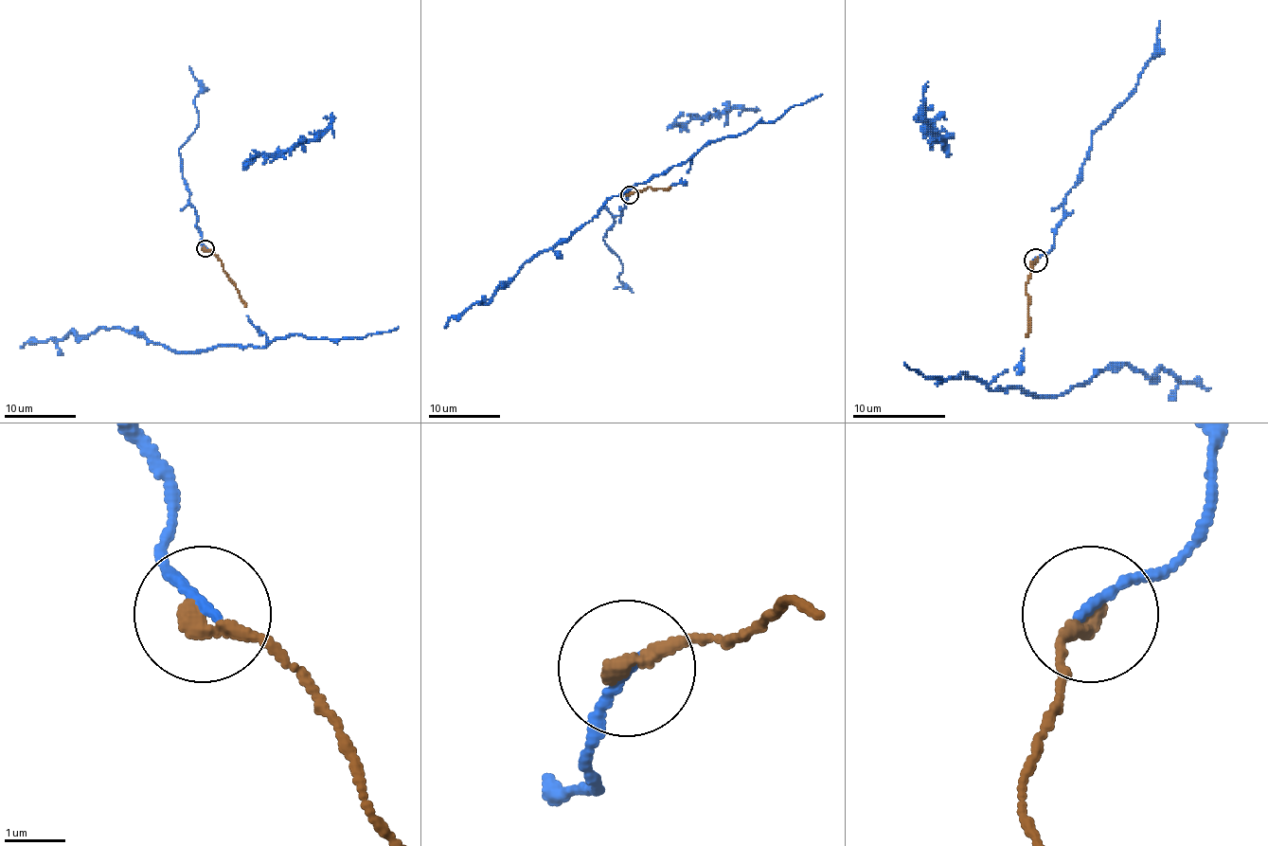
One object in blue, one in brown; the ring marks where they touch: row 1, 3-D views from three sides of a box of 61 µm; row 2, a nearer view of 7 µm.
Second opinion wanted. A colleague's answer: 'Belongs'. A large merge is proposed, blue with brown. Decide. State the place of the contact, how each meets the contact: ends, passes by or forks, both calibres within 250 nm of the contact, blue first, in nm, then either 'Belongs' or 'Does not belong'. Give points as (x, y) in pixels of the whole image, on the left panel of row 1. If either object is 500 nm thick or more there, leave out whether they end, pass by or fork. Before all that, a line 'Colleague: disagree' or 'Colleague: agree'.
Colleague: agree
Place: (205, 248). At the ring blue ends. At the ring brown ends. Thickness 160 nm (blue) against 320 nm. Belongs

